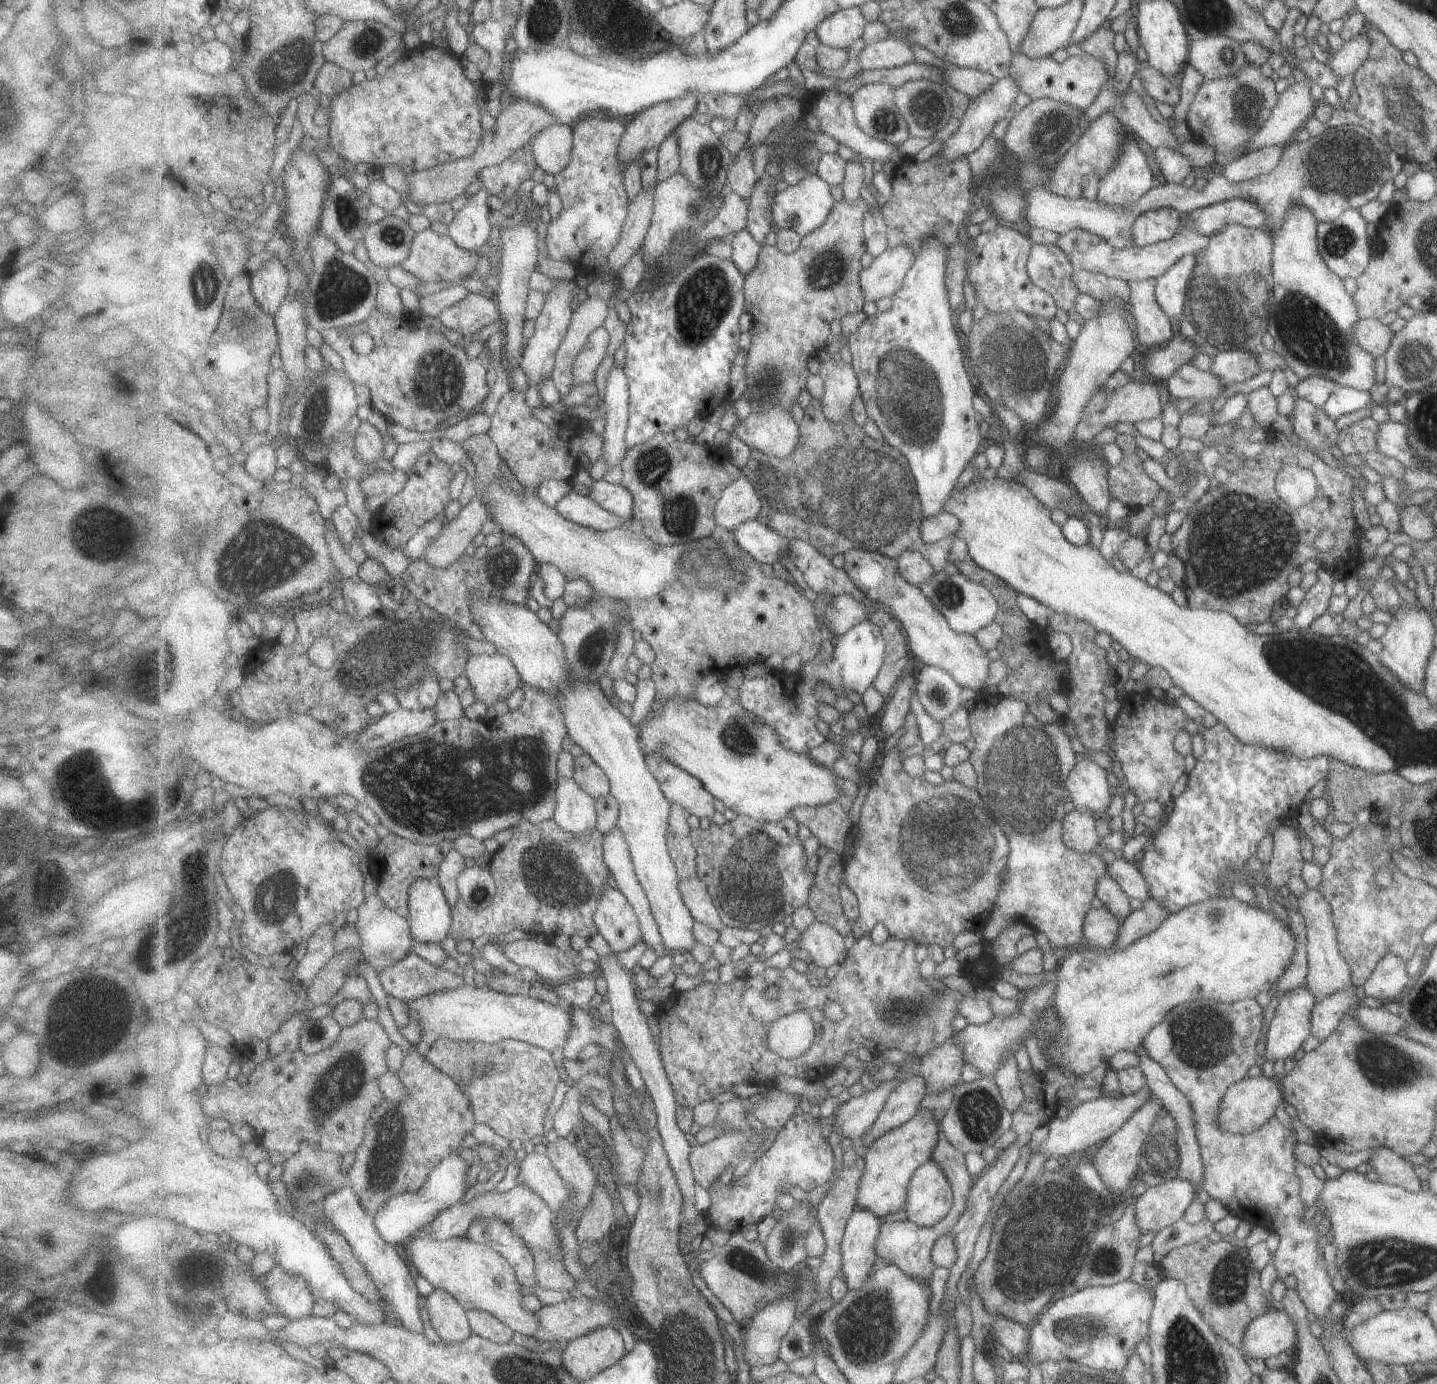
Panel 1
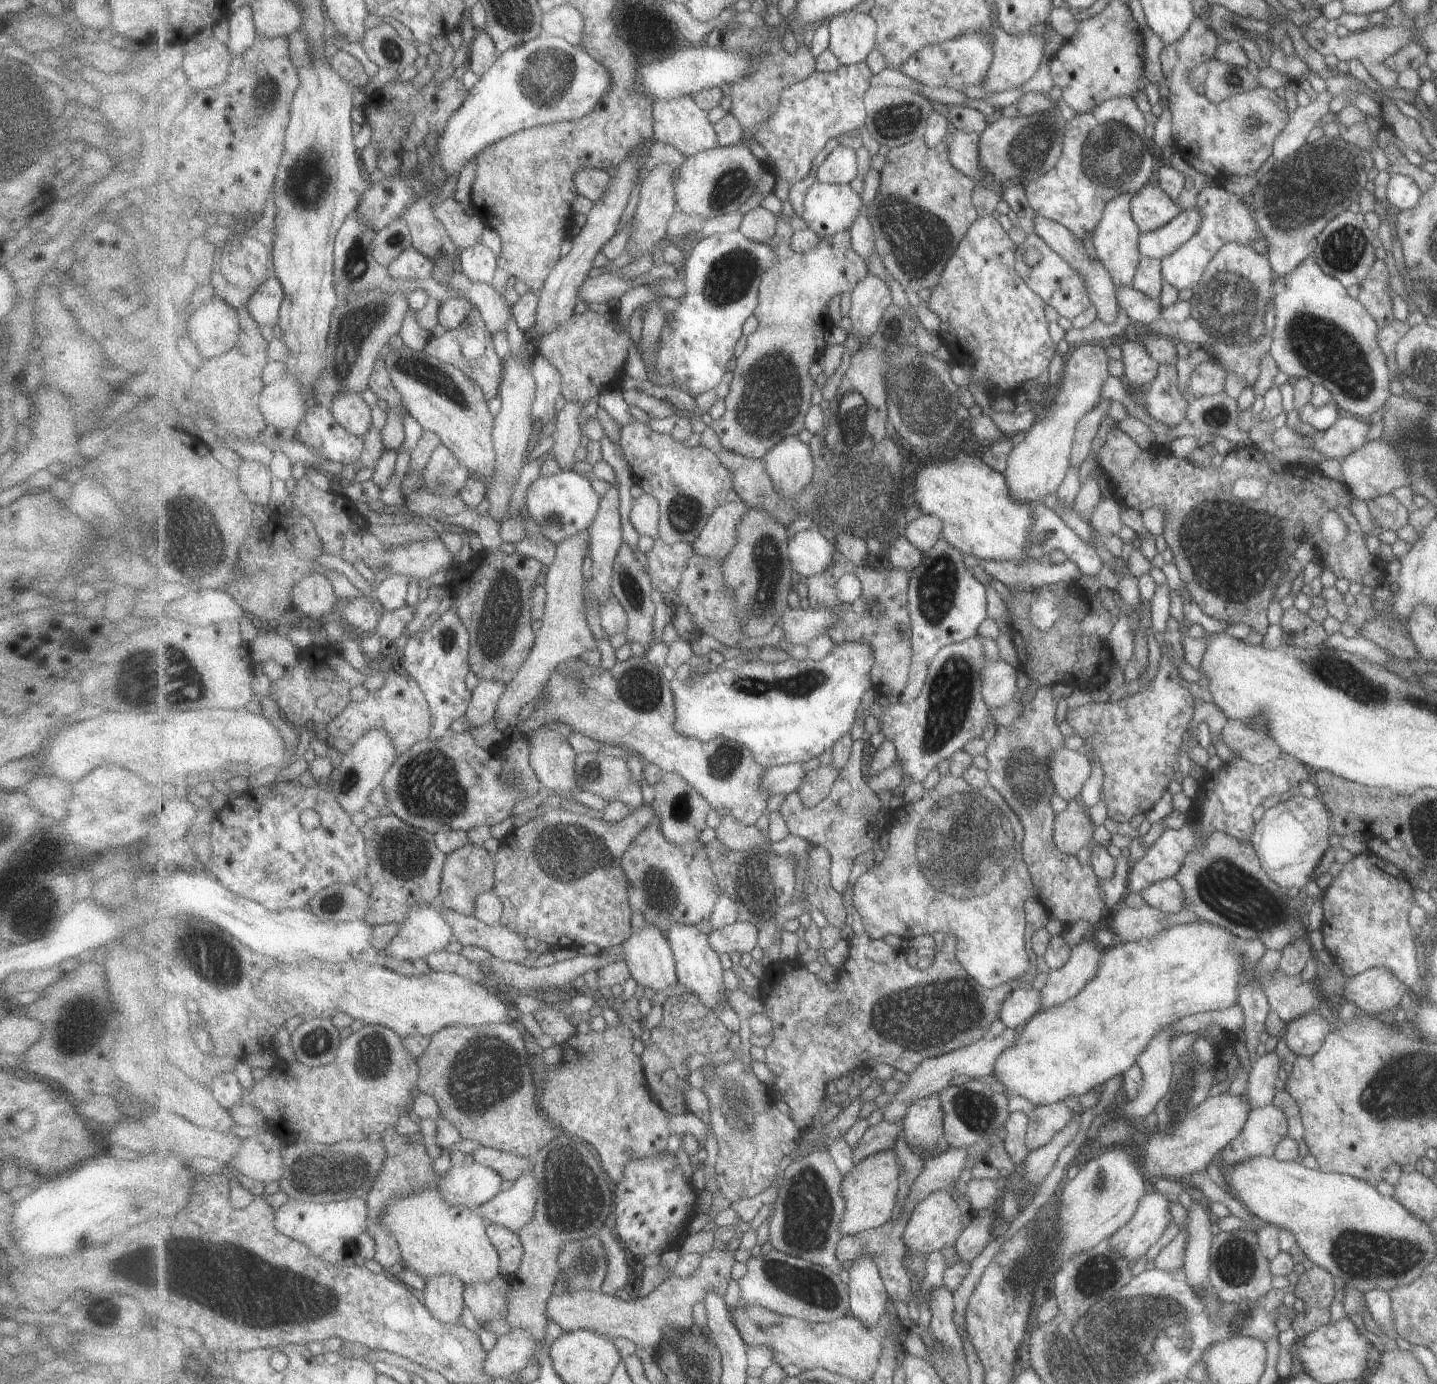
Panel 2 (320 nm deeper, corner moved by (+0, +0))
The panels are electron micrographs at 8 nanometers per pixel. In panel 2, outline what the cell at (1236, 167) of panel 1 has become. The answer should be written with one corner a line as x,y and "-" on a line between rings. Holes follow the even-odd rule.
1327,90
1313,94
1311,100
1303,106
1297,106
1288,115
1287,124
1281,129
1272,142
1272,156
1281,160
1299,150
1309,130
1315,127
1321,116
1325,116
1328,110
1329,101
1333,97

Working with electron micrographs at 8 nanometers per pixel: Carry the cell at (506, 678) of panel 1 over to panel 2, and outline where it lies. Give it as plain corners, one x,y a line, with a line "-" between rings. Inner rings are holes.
481,679
472,691
472,702
464,715
469,721
470,728
483,726
496,717
497,707
505,692
506,684
501,681

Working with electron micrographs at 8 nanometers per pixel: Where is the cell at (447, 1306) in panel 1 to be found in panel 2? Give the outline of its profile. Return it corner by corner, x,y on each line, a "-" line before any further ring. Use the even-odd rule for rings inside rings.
440,1274
426,1279
426,1285
423,1292
420,1293
429,1312
441,1322
460,1323
461,1312
465,1308
464,1292
466,1284
457,1275

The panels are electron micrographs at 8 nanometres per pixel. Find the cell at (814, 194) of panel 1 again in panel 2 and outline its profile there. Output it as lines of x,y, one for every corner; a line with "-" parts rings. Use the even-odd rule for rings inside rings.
815,181
806,192
801,218
811,230
828,237
849,231
865,211
863,198
849,183
840,185

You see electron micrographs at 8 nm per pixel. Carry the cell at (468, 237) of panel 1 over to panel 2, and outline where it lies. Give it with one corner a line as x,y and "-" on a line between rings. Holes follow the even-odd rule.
479,242
459,251
462,272
473,282
489,283
495,278
498,268
498,256
489,246

